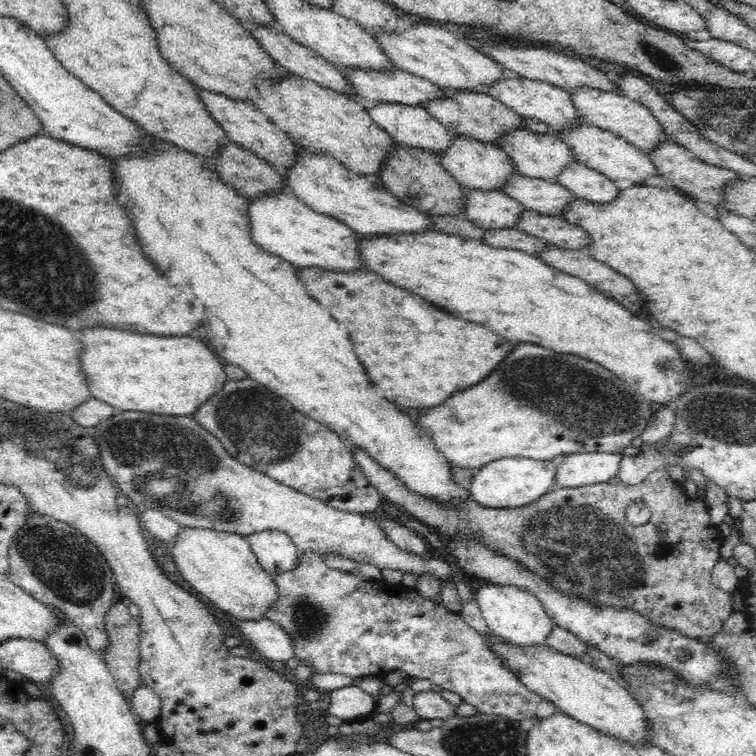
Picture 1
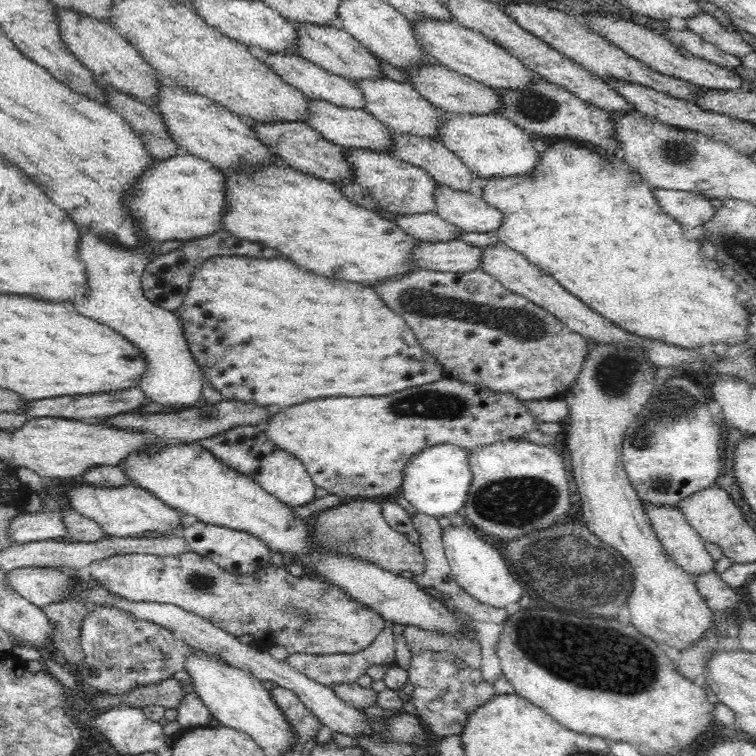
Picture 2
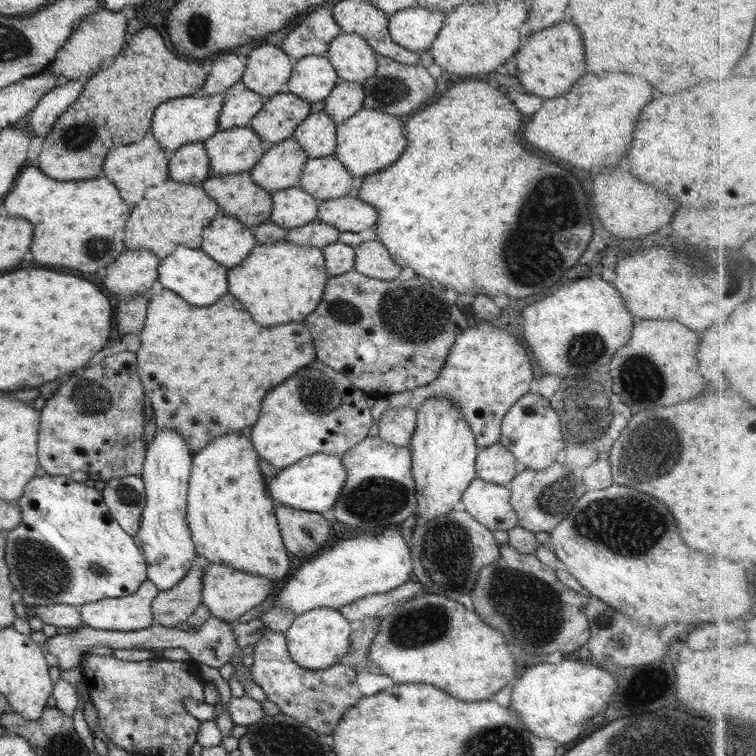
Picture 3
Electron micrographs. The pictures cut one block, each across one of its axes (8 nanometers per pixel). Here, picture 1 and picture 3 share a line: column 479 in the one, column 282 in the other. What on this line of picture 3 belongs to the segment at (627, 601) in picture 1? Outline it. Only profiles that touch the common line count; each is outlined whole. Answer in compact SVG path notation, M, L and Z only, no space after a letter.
M276 504L274 515L291 556L308 559L331 544L333 522L322 513L308 512L284 504Z

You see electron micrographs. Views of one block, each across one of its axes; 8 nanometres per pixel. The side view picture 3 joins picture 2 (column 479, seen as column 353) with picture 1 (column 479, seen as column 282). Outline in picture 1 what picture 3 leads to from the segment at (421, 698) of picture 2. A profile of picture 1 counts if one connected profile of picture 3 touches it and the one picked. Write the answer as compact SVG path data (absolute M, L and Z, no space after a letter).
M303 552L298 553L297 566L288 572L275 575L273 578L274 585L278 585L278 600L276 604L266 612L266 619L274 624L280 625L284 631L292 638L294 643L294 658L302 660L303 665L310 666L314 672L318 674L343 674L344 676L358 677L377 677L378 679L385 678L386 674L392 671L399 670L403 672L412 680L415 678L427 678L440 686L442 690L453 692L462 697L463 702L474 706L480 714L495 715L496 717L504 716L506 719L514 721L521 721L524 719L535 719L536 707L543 698L538 696L535 692L530 692L517 676L517 672L512 672L507 664L501 662L500 657L488 647L485 638L474 628L470 627L459 613L454 613L444 607L443 604L435 604L432 600L421 596L418 592L404 589L401 586L386 585L383 580L362 580L357 575L329 568L323 561L323 558L318 552Z

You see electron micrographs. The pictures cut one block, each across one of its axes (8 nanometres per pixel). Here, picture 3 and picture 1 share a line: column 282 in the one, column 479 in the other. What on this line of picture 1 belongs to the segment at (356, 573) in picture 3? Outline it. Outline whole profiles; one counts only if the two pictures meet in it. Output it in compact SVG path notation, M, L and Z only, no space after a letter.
M485 584L476 589L476 602L480 605L482 617L493 633L515 644L519 648L546 646L547 636L552 632L553 621L544 611L540 600L527 590L516 586Z

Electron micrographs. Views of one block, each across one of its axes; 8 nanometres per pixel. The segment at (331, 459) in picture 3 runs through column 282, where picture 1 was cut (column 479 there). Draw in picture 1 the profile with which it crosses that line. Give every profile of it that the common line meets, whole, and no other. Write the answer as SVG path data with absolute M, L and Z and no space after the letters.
M503 458L481 466L469 482L470 499L486 508L520 508L538 500L555 486L556 461Z

